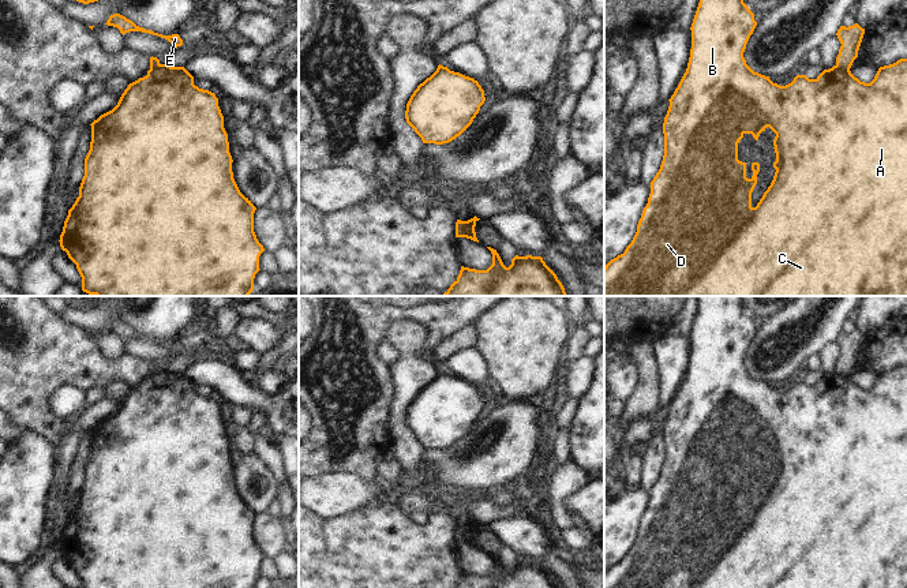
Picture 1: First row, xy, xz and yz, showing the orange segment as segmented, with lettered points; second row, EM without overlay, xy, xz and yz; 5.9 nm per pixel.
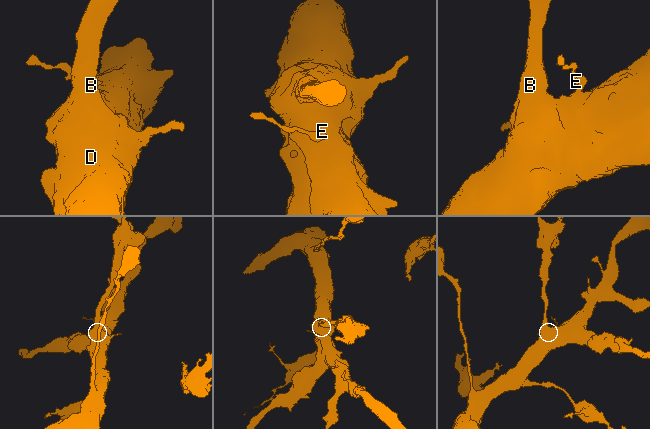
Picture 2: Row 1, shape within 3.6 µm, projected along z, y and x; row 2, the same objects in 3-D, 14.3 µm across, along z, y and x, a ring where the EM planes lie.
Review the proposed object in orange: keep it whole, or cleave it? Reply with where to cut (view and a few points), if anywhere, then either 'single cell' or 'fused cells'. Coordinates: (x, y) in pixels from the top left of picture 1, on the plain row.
cut xz (457, 527), (469, 536), (471, 543); fused cells

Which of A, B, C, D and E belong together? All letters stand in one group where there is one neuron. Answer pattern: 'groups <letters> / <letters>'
groups A B C D / E

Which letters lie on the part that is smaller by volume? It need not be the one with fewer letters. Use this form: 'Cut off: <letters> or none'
Cut off: E

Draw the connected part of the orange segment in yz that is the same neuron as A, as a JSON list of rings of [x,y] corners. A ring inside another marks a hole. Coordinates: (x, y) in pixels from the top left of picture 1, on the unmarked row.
[[[697,296],[700,308],[692,329],[692,355],[686,378],[671,401],[663,428],[664,461],[651,487],[648,509],[637,538],[625,558],[604,572],[604,588],[907,588],[907,364],[880,372],[870,389],[861,387],[850,375],[833,371],[816,385],[797,381],[786,392],[754,378],[743,363],[746,349],[757,327],[743,308],[742,296]],[[765,434],[775,439],[776,475],[773,486],[756,513],[752,498],[757,490],[760,469],[753,468],[753,482],[746,483],[746,468],[738,465],[738,449],[745,439],[756,446]]]

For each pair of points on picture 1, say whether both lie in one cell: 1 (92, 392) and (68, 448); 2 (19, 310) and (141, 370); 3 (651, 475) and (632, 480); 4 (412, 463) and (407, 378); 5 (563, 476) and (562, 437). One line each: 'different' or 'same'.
1: different
2: same
3: different
4: same
5: different

